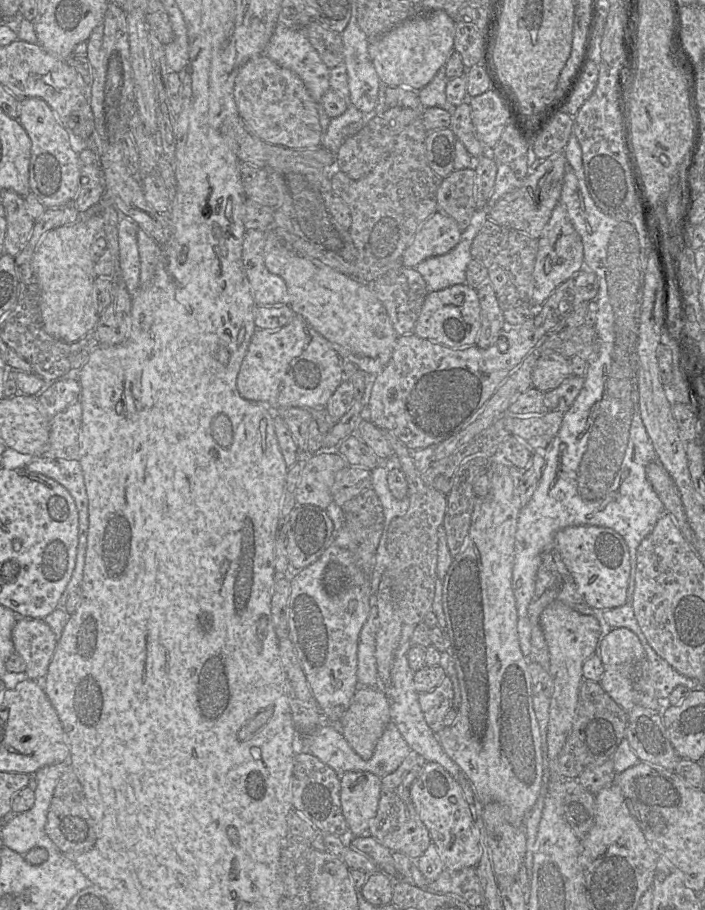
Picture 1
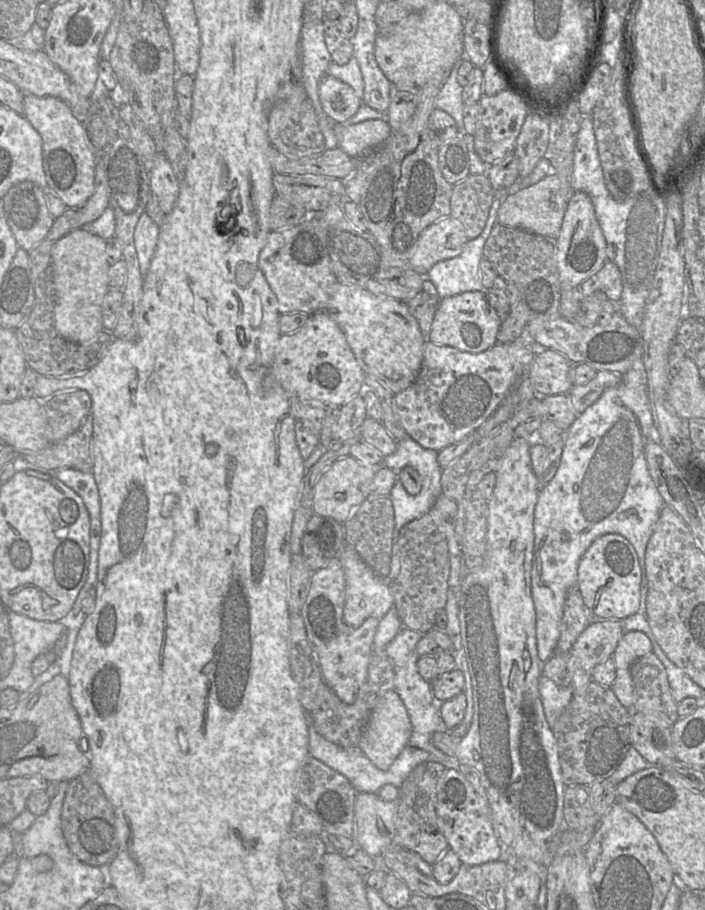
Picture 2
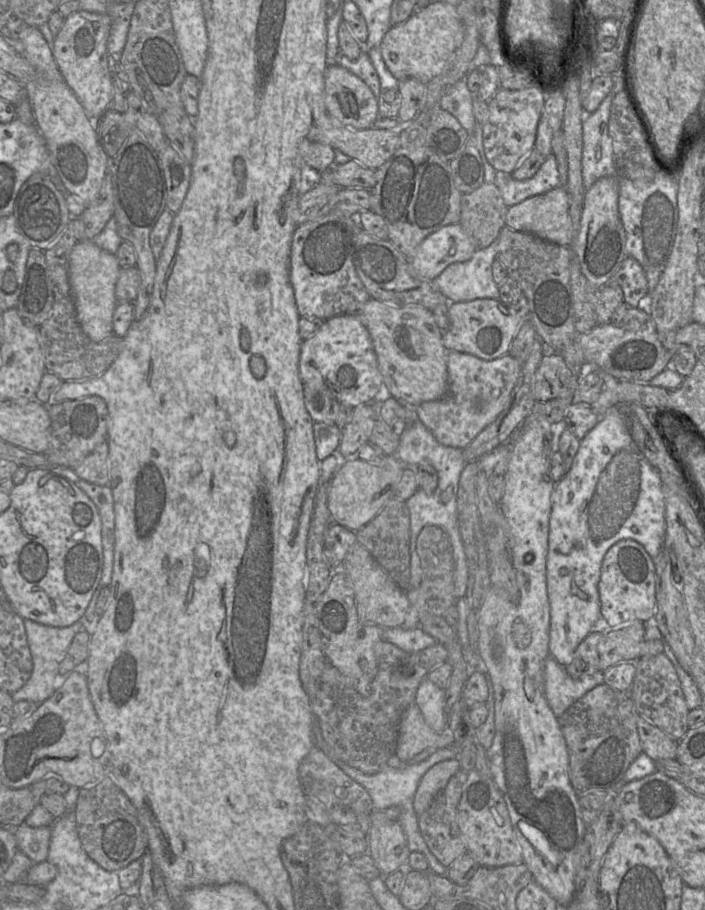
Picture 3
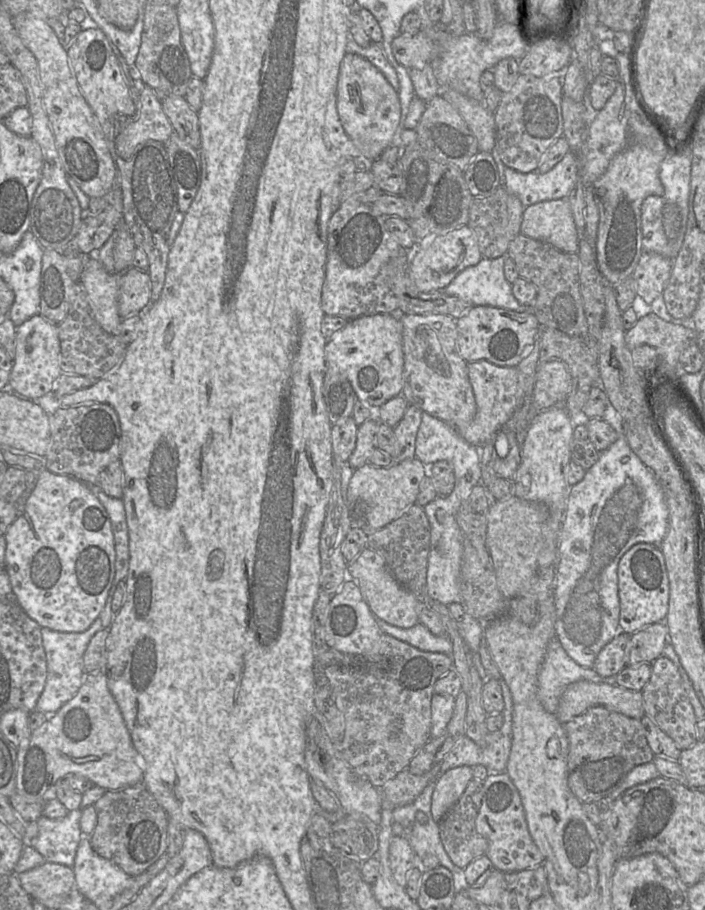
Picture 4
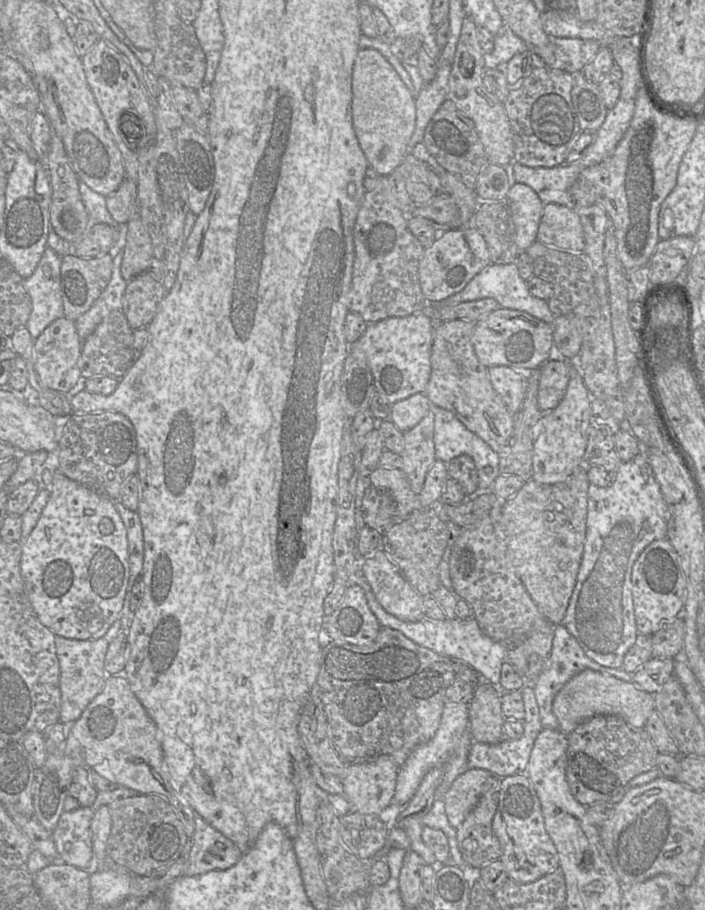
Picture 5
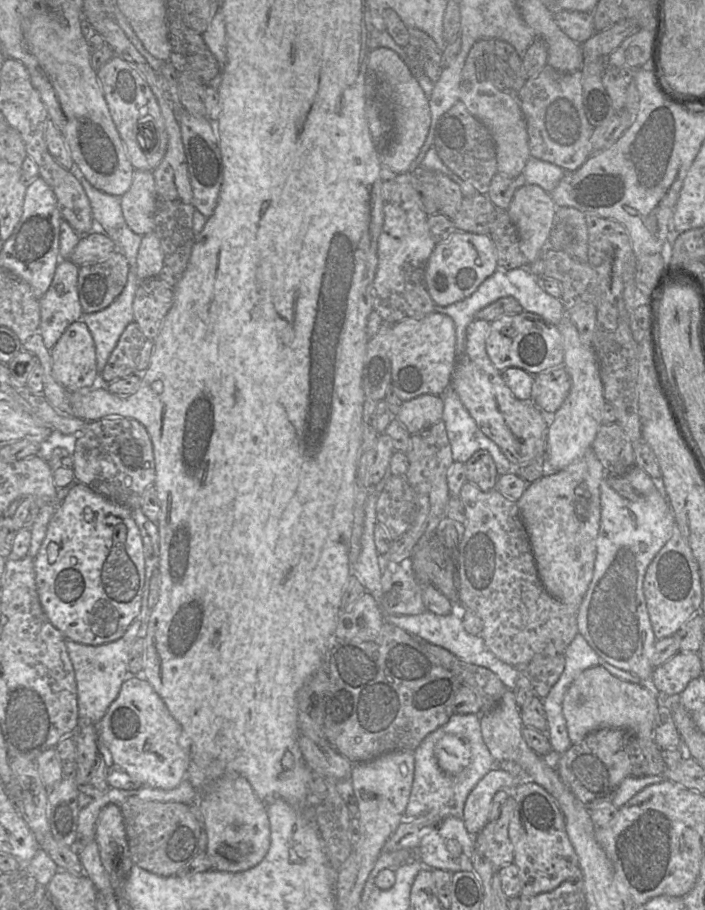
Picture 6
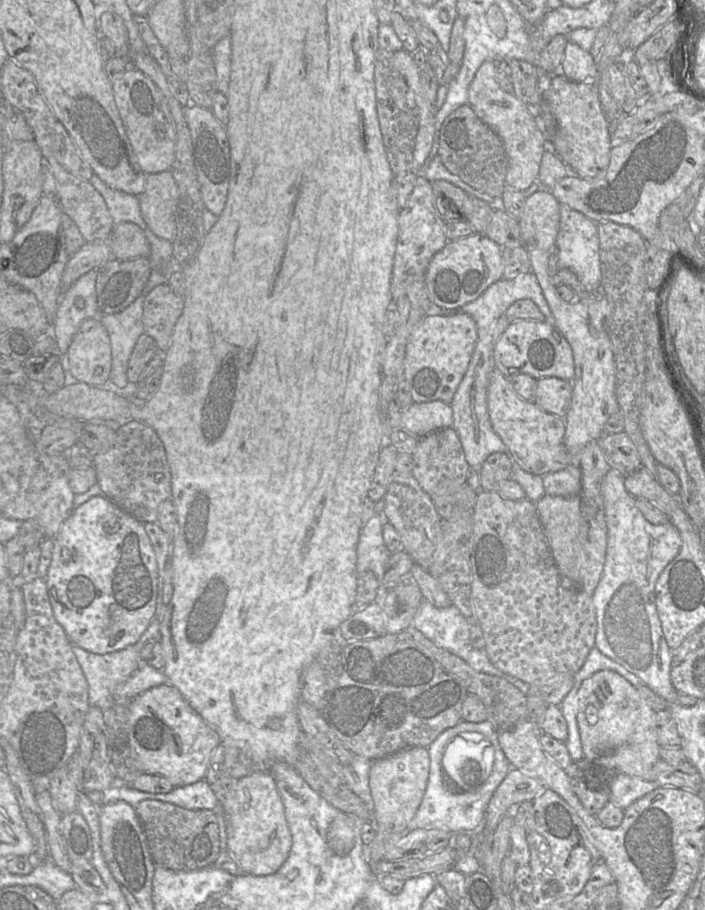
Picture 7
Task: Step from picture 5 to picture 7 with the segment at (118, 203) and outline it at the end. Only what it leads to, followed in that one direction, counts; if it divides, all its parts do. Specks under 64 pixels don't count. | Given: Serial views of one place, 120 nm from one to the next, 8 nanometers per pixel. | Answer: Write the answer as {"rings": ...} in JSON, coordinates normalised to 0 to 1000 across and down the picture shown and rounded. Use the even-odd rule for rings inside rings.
{"rings":[[[241,188],[207,192],[199,215],[201,238],[224,260],[244,265],[250,258],[250,232],[254,210]]]}

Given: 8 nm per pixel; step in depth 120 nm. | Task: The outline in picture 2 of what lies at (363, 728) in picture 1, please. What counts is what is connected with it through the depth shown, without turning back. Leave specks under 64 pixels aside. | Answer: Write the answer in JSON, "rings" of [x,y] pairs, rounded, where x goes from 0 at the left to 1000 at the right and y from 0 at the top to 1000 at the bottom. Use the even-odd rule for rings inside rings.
{"rings":[[[550,758],[539,763],[508,822],[533,843],[549,846],[570,824],[582,818],[583,804],[583,792],[572,770],[559,758]]]}

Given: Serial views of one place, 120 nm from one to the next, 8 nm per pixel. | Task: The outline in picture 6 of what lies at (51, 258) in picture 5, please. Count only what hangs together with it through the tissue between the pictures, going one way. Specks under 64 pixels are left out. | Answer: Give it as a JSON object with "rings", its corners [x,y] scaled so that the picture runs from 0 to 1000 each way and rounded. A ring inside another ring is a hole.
{"rings":[[[85,284],[72,314],[54,329],[58,352],[52,365],[70,385],[94,360],[104,354],[113,353],[119,345],[111,324],[111,298],[112,292],[99,285]]]}

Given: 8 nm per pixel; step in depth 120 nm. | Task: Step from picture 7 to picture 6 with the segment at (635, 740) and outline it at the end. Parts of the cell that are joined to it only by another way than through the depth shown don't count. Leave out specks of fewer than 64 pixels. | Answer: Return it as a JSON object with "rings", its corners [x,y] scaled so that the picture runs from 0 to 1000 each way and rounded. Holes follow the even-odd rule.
{"rings":[[[852,732],[824,738],[803,759],[797,780],[811,818],[823,816],[834,807],[854,800],[881,800],[913,813],[926,813],[933,780],[932,759],[921,749],[894,751],[872,744]]]}

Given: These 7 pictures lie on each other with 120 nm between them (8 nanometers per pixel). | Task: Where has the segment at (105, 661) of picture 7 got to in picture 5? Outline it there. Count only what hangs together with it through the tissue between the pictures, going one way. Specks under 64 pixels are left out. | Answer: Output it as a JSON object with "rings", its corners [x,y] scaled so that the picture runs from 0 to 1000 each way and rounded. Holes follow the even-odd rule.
{"rings":[[[173,677],[159,686],[150,697],[139,702],[109,703],[87,699],[78,700],[79,718],[85,733],[87,778],[85,791],[89,796],[106,793],[126,773],[146,758],[153,743],[148,729],[153,710],[169,696],[176,695]]]}

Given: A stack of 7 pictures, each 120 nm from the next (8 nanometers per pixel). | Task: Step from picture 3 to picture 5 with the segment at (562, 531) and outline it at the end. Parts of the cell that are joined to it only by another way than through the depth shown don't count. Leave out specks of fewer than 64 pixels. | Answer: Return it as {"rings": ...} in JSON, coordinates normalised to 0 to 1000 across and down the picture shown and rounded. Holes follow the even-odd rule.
{"rings":[[[912,491],[904,501],[884,508],[870,523],[870,530],[862,535],[843,532],[835,534],[827,609],[816,645],[794,687],[818,703],[838,725],[855,733],[881,735],[887,720],[906,698],[896,657],[896,625],[909,607],[922,597],[945,591],[949,560]]]}

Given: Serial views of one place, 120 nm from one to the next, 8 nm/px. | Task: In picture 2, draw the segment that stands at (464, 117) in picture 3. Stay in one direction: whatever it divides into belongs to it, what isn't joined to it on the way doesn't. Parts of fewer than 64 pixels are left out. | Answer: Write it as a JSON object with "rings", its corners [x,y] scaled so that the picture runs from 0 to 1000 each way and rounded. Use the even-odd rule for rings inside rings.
{"rings":[[[645,69],[638,77],[617,108],[616,115],[618,119],[630,121],[640,126],[647,133],[650,141],[655,143],[658,112],[655,109],[657,95],[648,88],[651,70]]]}

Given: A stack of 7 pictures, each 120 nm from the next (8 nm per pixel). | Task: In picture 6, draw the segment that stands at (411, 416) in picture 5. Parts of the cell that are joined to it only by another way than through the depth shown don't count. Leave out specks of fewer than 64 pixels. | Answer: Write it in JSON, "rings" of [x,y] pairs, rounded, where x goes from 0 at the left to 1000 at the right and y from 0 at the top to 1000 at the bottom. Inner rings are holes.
{"rings":[[[600,433],[572,441],[560,458],[582,478],[586,478],[627,462],[628,448],[624,435]]]}

